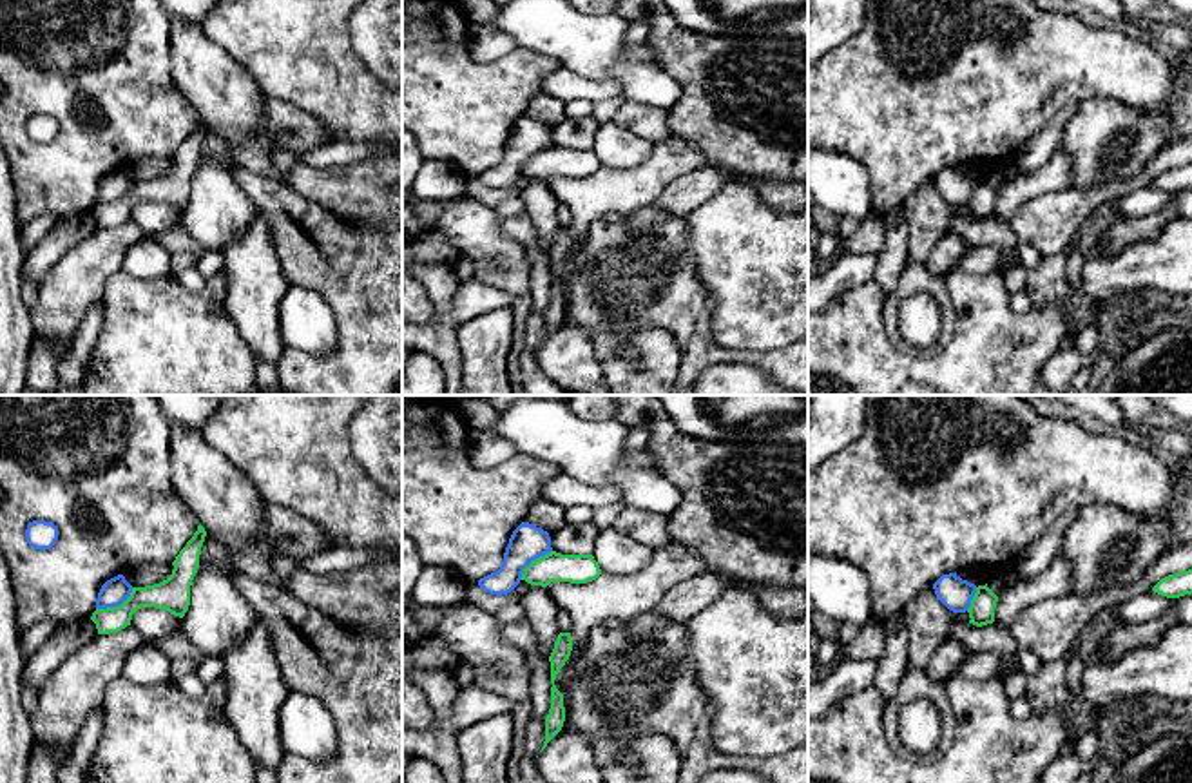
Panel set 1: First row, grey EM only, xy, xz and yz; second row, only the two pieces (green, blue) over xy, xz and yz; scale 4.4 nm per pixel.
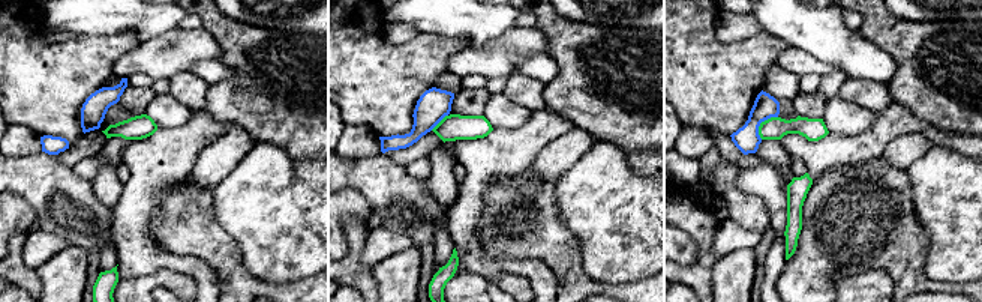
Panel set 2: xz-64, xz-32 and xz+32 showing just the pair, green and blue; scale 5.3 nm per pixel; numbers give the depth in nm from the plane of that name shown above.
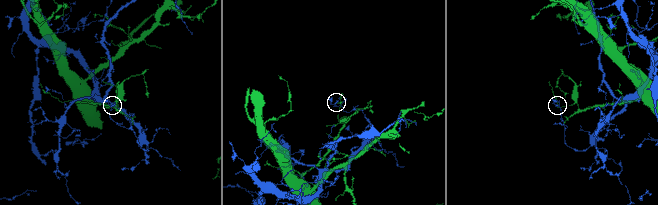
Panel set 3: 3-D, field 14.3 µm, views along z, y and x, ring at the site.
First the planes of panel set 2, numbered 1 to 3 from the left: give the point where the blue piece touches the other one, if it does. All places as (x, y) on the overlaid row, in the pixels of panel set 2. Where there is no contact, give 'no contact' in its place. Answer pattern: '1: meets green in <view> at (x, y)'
1: no contact
2: meets green in xz-32 at (440, 122)
3: meets green in xz+32 at (760, 123)

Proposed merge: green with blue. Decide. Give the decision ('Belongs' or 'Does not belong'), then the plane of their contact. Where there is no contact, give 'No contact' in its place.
Does not belong. Touches green in xy

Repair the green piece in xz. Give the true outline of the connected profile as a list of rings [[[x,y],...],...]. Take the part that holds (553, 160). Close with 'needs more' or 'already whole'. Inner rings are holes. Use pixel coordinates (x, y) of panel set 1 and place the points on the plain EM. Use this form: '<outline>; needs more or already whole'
[[[551,145],[533,154],[522,167],[531,179],[547,181],[551,176],[587,178],[596,174],[601,163],[592,149],[562,149]]]; already whole

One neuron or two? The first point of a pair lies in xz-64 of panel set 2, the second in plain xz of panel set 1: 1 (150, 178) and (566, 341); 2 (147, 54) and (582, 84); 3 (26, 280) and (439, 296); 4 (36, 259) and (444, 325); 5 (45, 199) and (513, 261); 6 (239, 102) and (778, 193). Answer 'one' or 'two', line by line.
1: two
2: one
3: one
4: two
5: one
6: two

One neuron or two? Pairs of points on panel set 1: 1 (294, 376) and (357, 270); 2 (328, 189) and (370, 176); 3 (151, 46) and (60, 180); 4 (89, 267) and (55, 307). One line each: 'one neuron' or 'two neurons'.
1: one neuron
2: one neuron
3: one neuron
4: one neuron

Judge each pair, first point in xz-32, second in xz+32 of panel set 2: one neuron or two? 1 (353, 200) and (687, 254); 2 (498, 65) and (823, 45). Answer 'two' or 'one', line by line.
1: one
2: two

